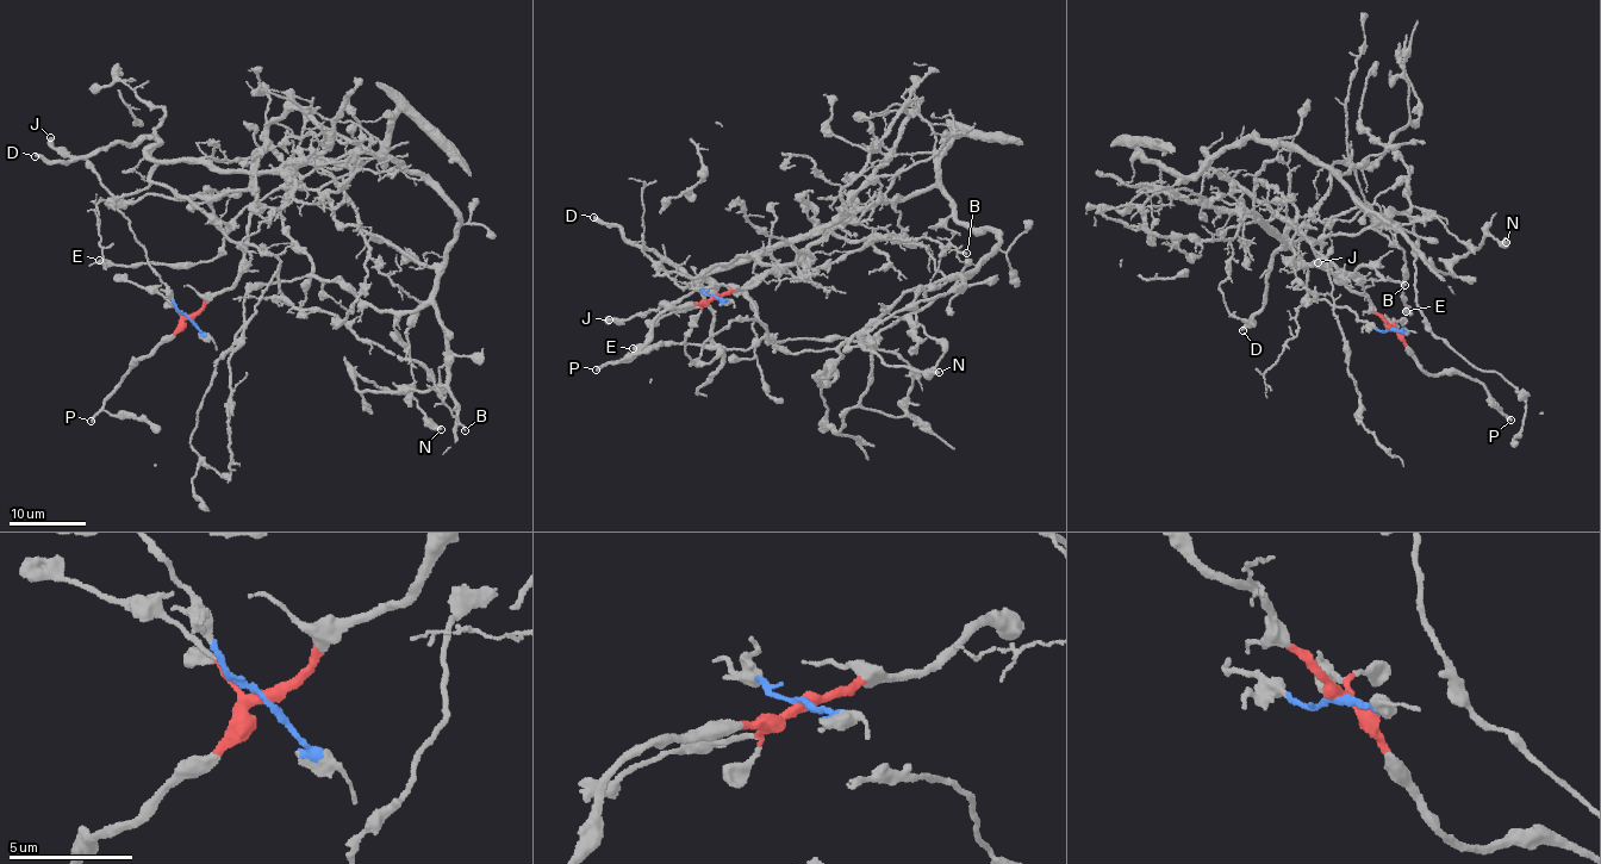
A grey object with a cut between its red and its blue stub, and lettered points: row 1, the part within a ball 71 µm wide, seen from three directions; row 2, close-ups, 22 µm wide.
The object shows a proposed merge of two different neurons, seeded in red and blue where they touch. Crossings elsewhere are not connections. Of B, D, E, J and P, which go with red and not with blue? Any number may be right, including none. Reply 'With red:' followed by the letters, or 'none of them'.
With red: E, J, P

